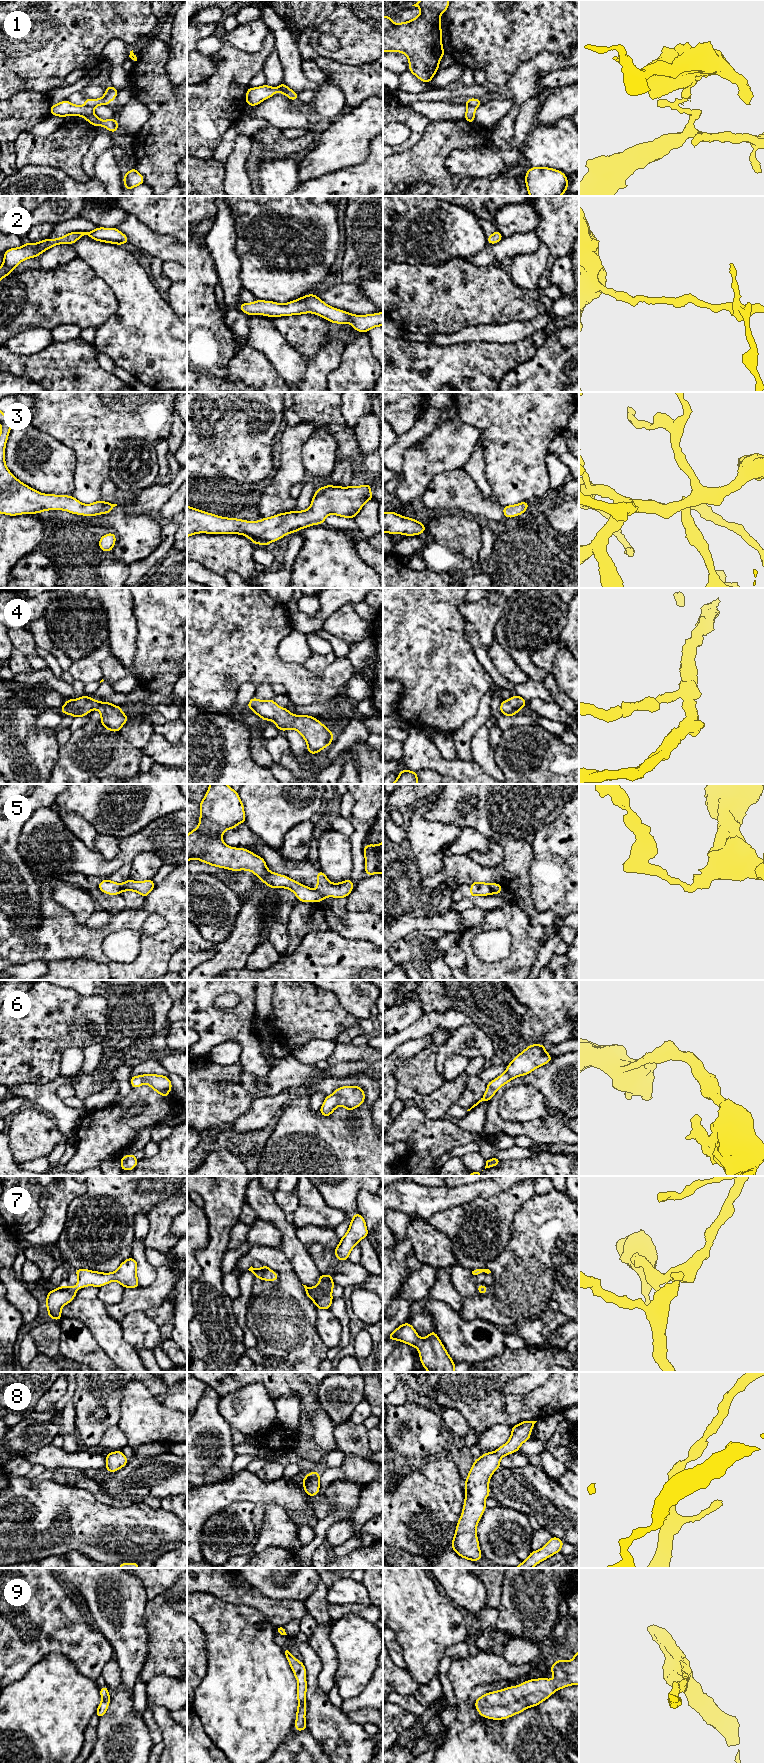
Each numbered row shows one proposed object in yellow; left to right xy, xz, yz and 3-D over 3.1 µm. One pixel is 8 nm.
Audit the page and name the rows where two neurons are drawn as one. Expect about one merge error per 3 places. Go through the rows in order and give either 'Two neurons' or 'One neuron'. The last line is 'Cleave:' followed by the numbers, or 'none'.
1: Two neurons
2: One neuron
3: One neuron
4: One neuron
5: Two neurons
6: One neuron
7: One neuron
8: One neuron
9: One neuron
Cleave: 1, 5

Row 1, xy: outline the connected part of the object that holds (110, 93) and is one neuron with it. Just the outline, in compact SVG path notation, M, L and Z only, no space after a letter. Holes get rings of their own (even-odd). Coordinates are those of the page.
M110 85L107 89L105 89L105 94L100 99L90 99L86 98L85 105L88 107L92 107L93 109L99 105L108 105L113 99L116 99L118 90L115 89L112 85Z

